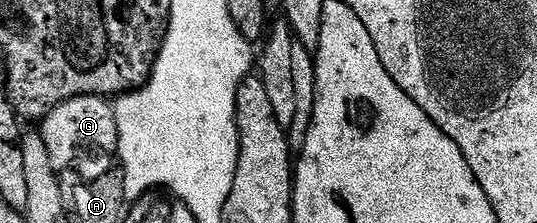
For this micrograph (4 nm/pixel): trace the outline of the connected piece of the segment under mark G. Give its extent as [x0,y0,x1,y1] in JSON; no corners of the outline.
[39,94,118,180]

